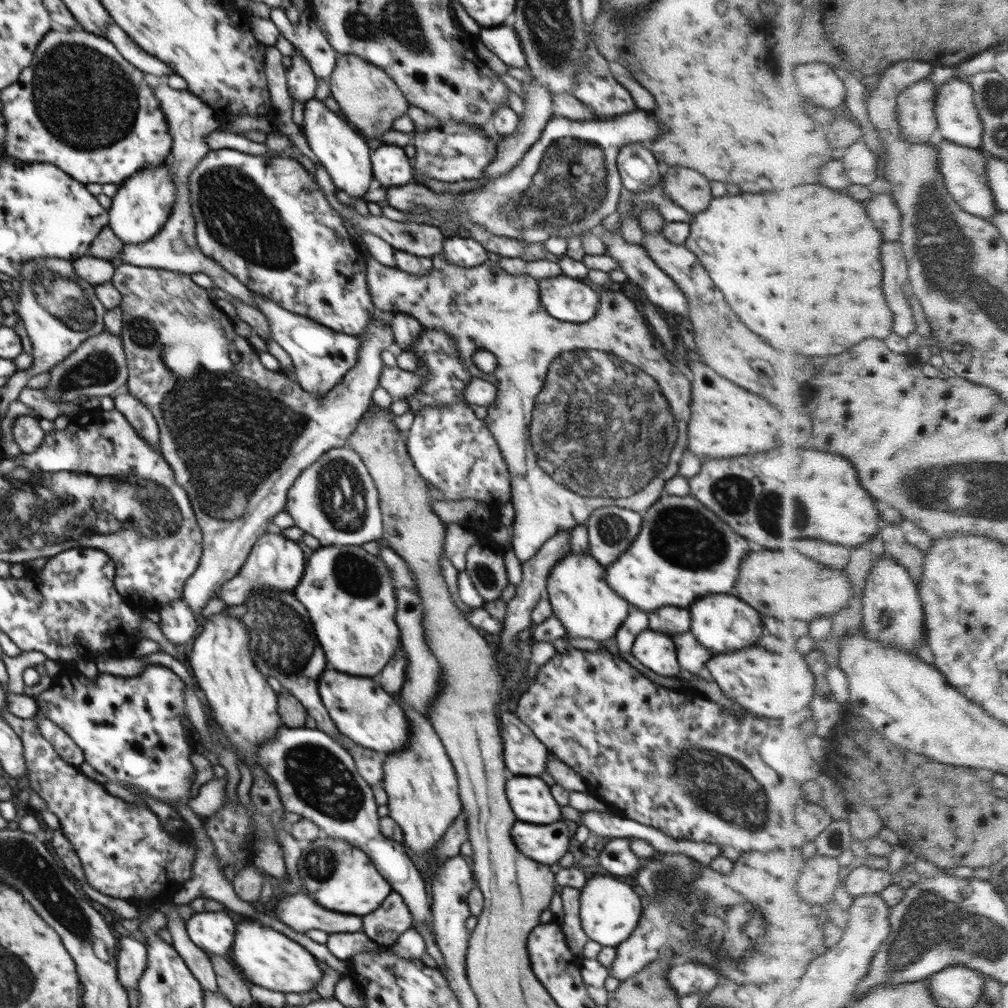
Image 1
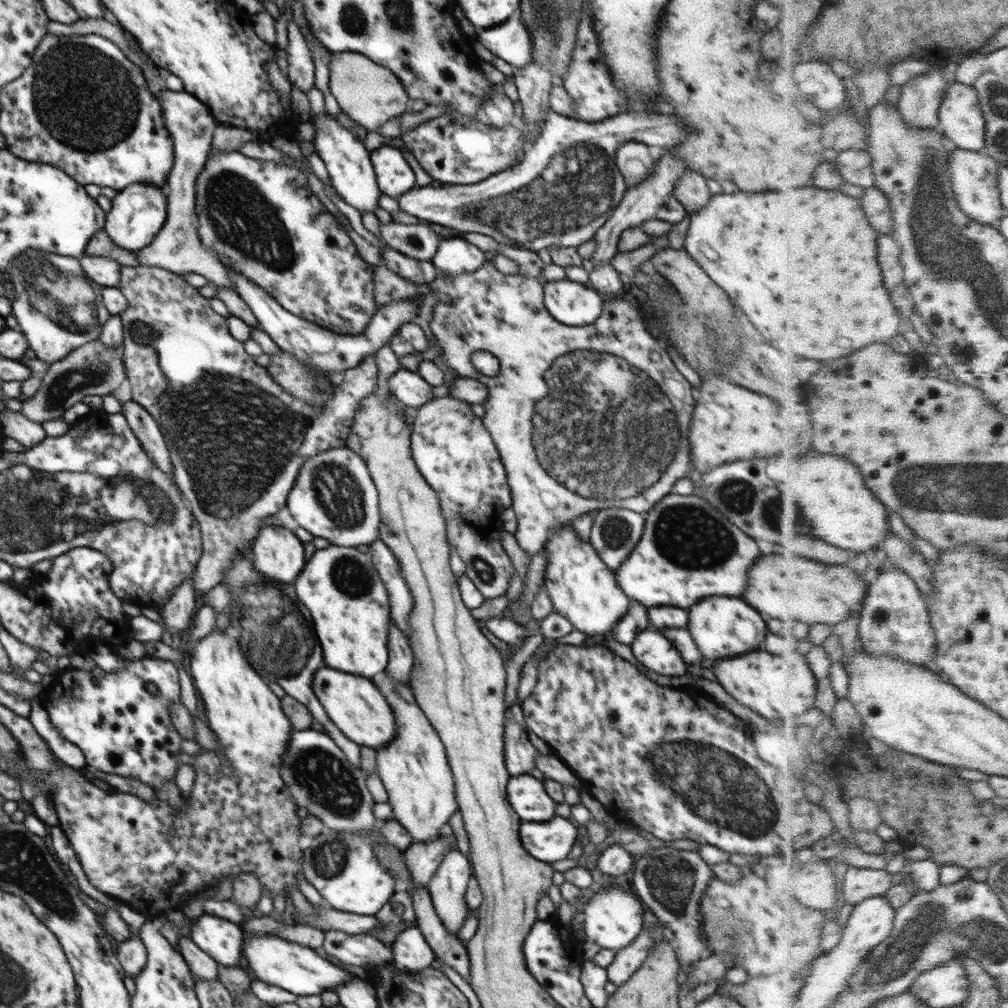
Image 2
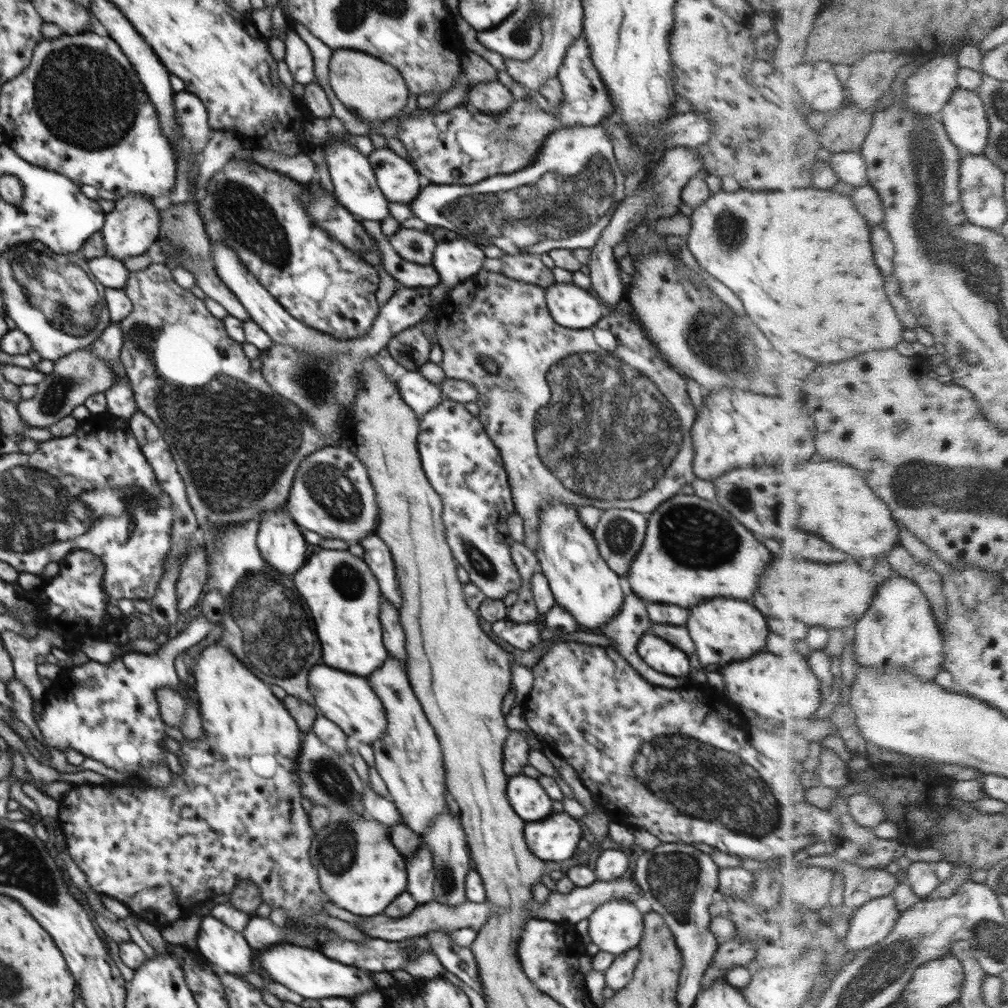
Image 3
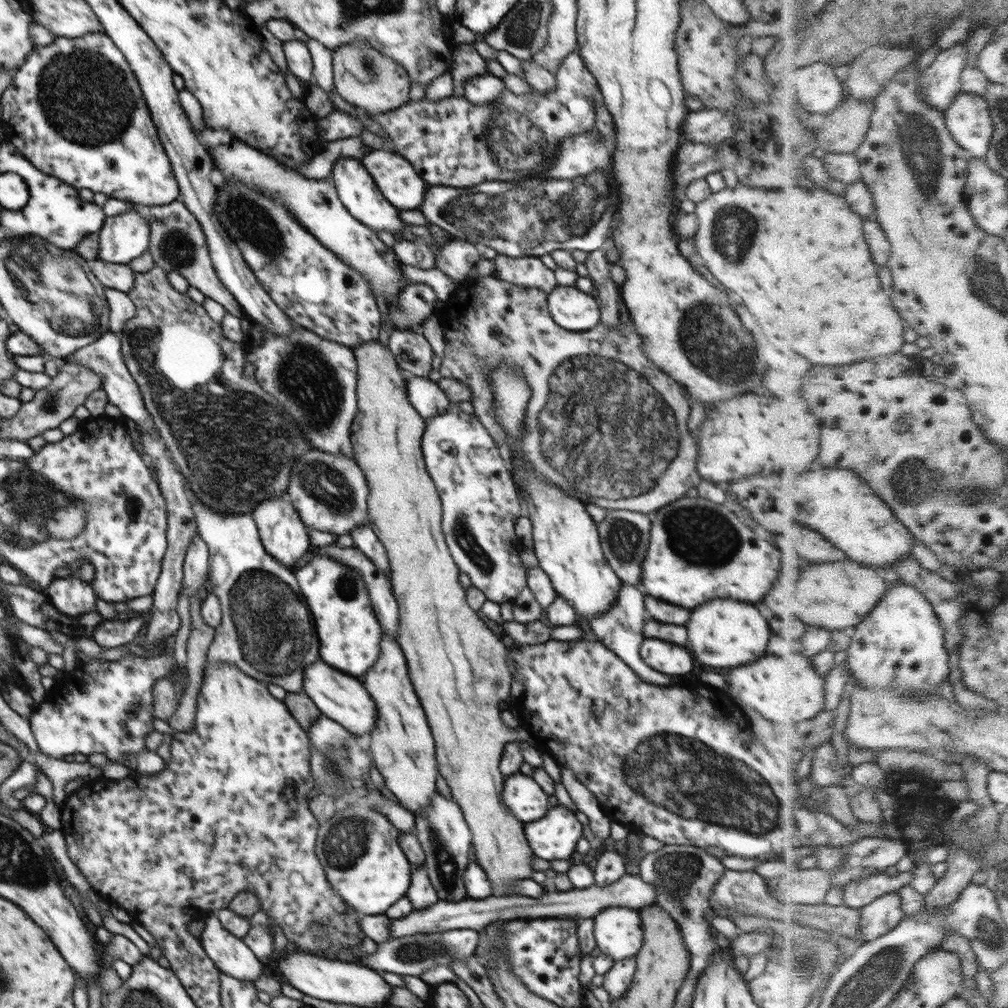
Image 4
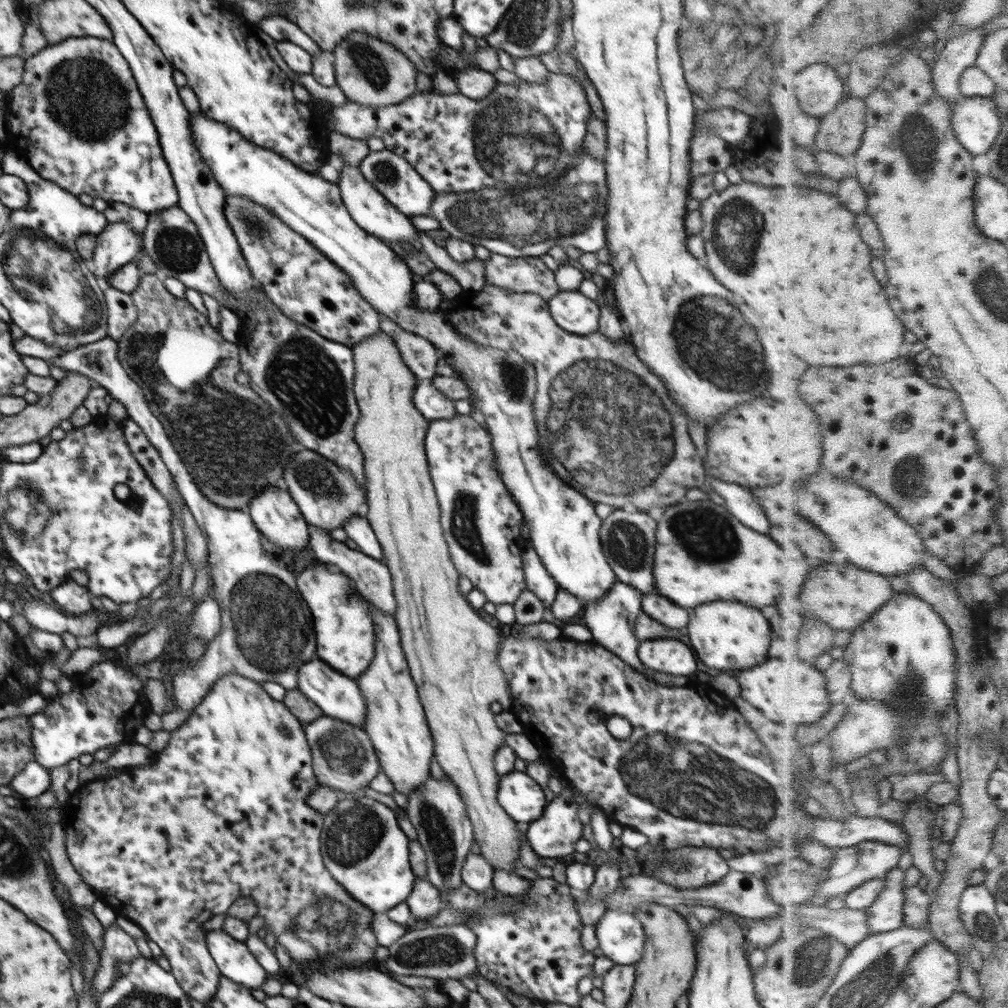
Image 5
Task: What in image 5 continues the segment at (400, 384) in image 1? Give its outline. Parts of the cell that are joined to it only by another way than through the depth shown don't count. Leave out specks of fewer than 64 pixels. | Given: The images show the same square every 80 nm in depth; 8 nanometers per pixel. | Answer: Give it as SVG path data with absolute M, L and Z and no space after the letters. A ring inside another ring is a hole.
M433 383L417 384L414 390L413 403L428 421L448 420L458 414L454 409L454 401L442 394Z

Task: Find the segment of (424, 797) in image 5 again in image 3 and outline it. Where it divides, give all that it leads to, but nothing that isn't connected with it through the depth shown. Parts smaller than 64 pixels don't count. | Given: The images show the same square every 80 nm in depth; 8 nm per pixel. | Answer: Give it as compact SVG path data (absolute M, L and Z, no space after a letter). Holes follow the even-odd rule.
M449 808L442 811L441 815L438 815L437 819L434 819L426 829L422 842L429 846L436 871L433 886L434 900L449 907L457 907L466 902L465 882L470 870L470 853L467 847L467 834L463 829L461 818L452 815Z

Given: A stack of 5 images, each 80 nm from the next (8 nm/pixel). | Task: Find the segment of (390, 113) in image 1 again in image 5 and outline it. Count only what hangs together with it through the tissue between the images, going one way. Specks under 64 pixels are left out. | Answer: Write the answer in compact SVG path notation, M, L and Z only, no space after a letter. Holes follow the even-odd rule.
M363 32L350 33L331 53L337 84L348 100L367 107L400 104L416 90L417 70L412 61L390 43Z

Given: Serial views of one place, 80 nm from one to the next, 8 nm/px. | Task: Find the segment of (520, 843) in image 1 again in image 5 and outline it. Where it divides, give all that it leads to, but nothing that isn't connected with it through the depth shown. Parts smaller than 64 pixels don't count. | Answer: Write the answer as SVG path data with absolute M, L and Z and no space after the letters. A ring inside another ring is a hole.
M558 773L556 776L558 776L558 781L562 782L564 792L548 803L540 818L529 823L530 828L527 828L526 834L528 842L538 856L560 860L564 856L572 855L575 852L576 842L583 838L583 832L582 824L580 824L578 819L579 806L574 800L571 790L568 788L569 785L566 780L561 780L563 778L561 773Z

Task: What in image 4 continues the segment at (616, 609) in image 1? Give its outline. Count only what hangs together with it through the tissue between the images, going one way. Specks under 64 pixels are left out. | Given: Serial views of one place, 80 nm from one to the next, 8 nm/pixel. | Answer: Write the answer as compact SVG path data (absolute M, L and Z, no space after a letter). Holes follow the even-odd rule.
M520 469L515 478L523 488L523 498L527 502L524 506L525 514L531 520L533 547L537 556L539 567L550 577L554 590L574 606L576 614L589 620L597 614L604 612L616 600L622 582L614 569L607 563L601 547L597 522L586 510L587 505L579 498L573 497L563 491L558 485L541 479L532 469Z

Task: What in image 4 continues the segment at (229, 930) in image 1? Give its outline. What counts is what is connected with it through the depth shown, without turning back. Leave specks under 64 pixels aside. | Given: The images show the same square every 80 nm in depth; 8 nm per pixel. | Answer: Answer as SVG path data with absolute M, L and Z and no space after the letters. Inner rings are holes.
M216 913L206 917L205 922L200 940L206 954L221 973L254 984L268 972L242 938L222 927Z

